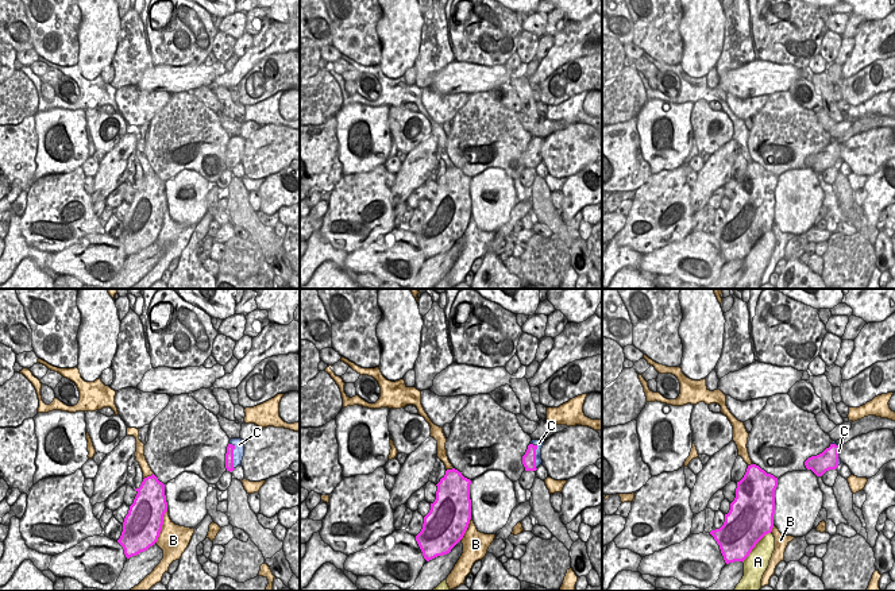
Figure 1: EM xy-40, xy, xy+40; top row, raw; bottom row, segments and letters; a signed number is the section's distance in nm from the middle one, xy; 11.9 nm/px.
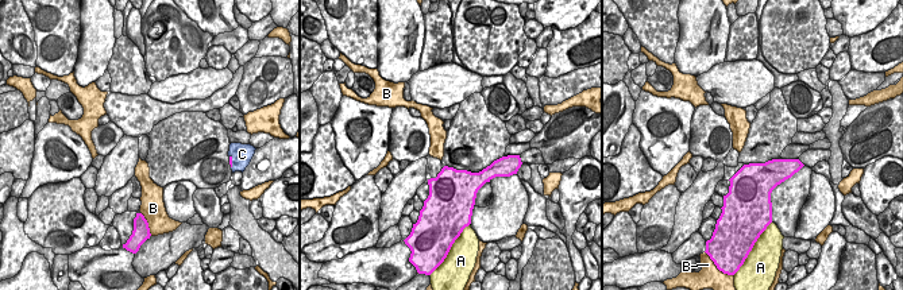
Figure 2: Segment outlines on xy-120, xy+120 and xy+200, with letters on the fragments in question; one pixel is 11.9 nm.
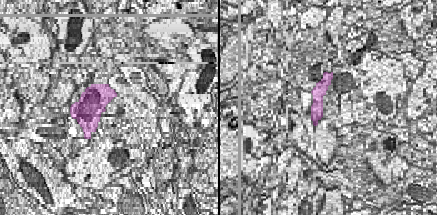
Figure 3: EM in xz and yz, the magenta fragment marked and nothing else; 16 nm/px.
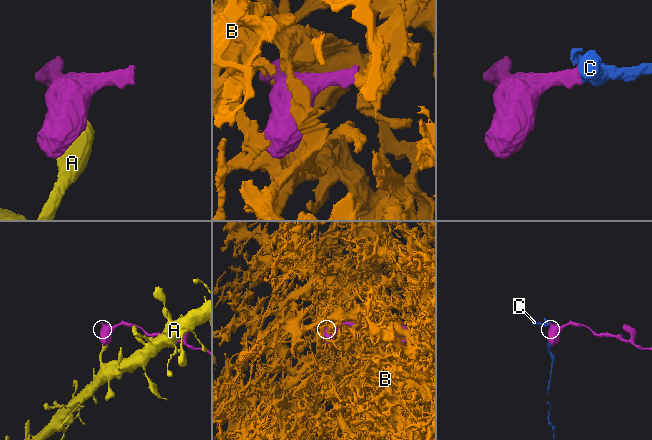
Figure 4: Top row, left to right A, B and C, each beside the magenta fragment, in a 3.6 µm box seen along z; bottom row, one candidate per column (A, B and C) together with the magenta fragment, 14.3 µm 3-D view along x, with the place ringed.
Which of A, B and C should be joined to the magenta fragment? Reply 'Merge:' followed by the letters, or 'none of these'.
Merge: none of these

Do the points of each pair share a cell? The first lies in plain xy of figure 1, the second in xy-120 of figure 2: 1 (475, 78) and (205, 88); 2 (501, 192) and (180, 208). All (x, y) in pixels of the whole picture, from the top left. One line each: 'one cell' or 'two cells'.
1: one cell
2: one cell

